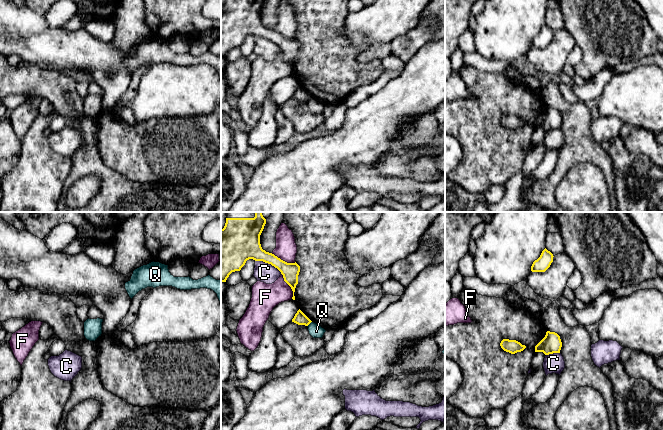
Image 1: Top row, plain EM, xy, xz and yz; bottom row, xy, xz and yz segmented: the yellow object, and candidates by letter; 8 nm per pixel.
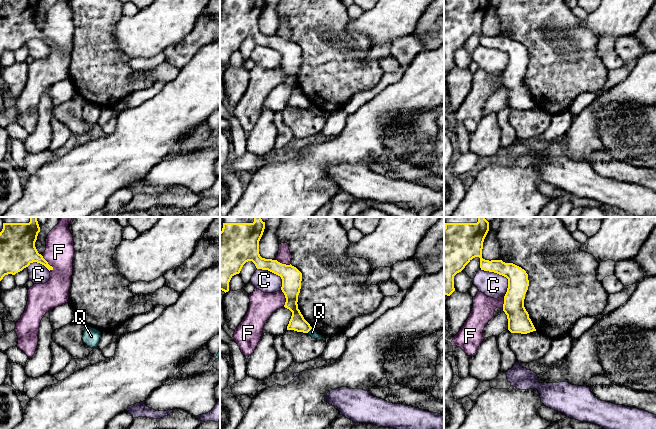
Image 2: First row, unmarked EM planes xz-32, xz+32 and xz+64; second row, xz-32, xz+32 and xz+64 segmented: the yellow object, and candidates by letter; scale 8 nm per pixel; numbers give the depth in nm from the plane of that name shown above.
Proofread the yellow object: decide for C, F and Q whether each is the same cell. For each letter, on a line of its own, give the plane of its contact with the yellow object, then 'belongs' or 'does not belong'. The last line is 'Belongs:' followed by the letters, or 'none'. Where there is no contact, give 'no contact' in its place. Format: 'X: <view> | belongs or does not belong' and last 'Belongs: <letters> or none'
C: xz | does not belong
F: xz | does not belong
Q: xz | does not belong
Belongs: none

